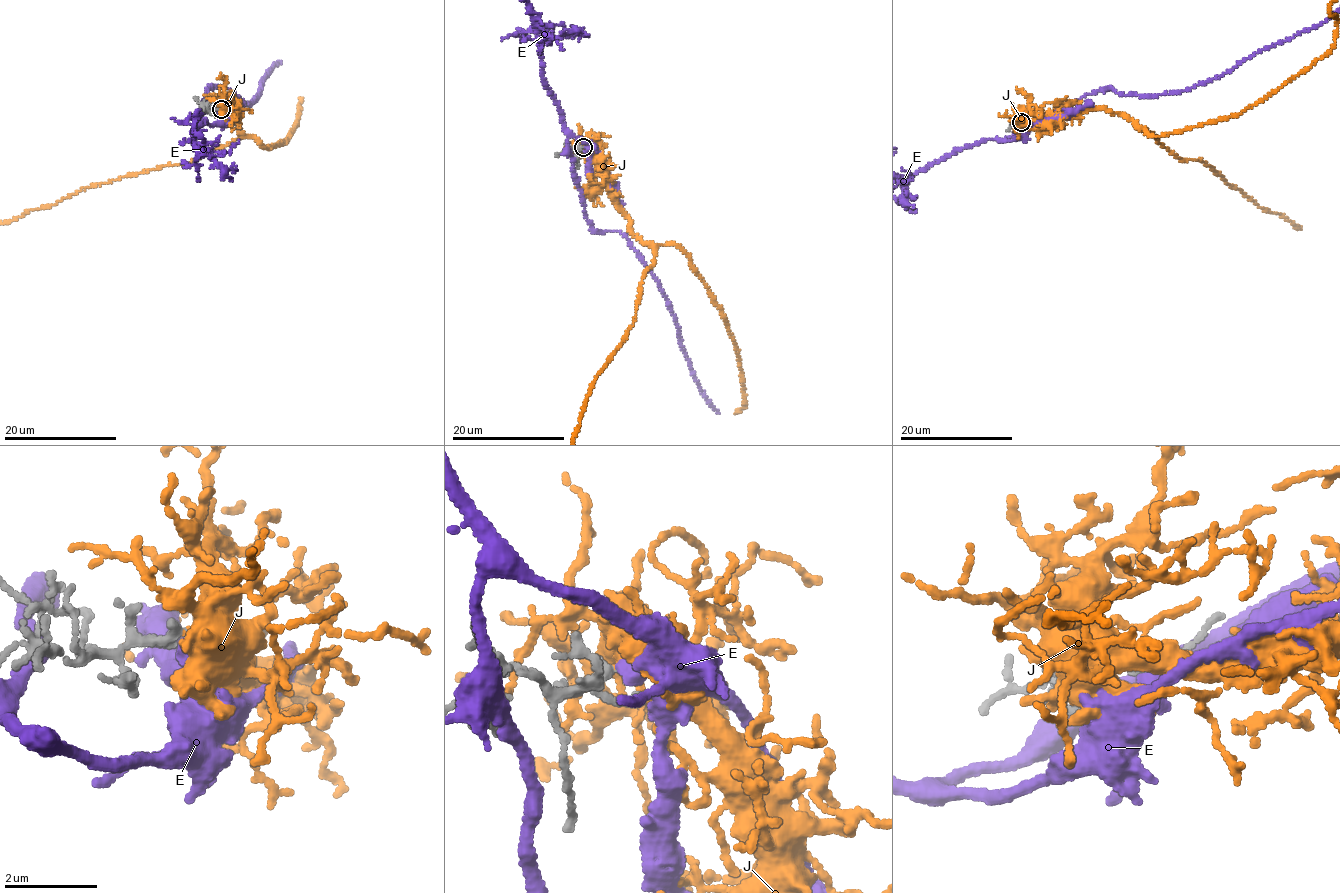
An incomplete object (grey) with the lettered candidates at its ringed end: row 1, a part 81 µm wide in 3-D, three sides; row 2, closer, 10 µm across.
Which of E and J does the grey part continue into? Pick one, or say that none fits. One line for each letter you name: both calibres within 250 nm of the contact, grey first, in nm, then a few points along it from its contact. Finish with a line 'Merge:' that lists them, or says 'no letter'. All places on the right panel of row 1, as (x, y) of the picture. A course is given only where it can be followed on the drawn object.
J: calibres 130 and 500 nm; course (1021, 122), (1104, 108), (1175, 133), (1237, 116), (1319, 59), (1337, 22), (1328, 5)
Merge: J

